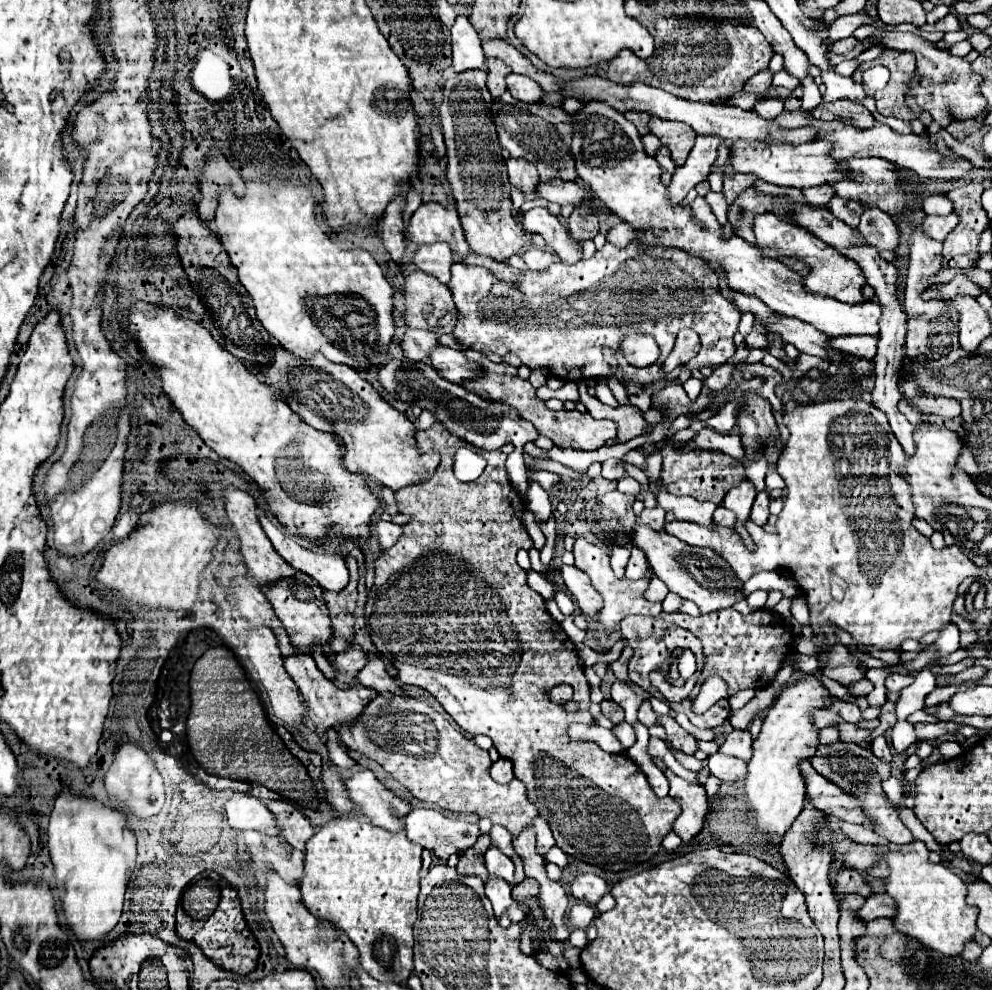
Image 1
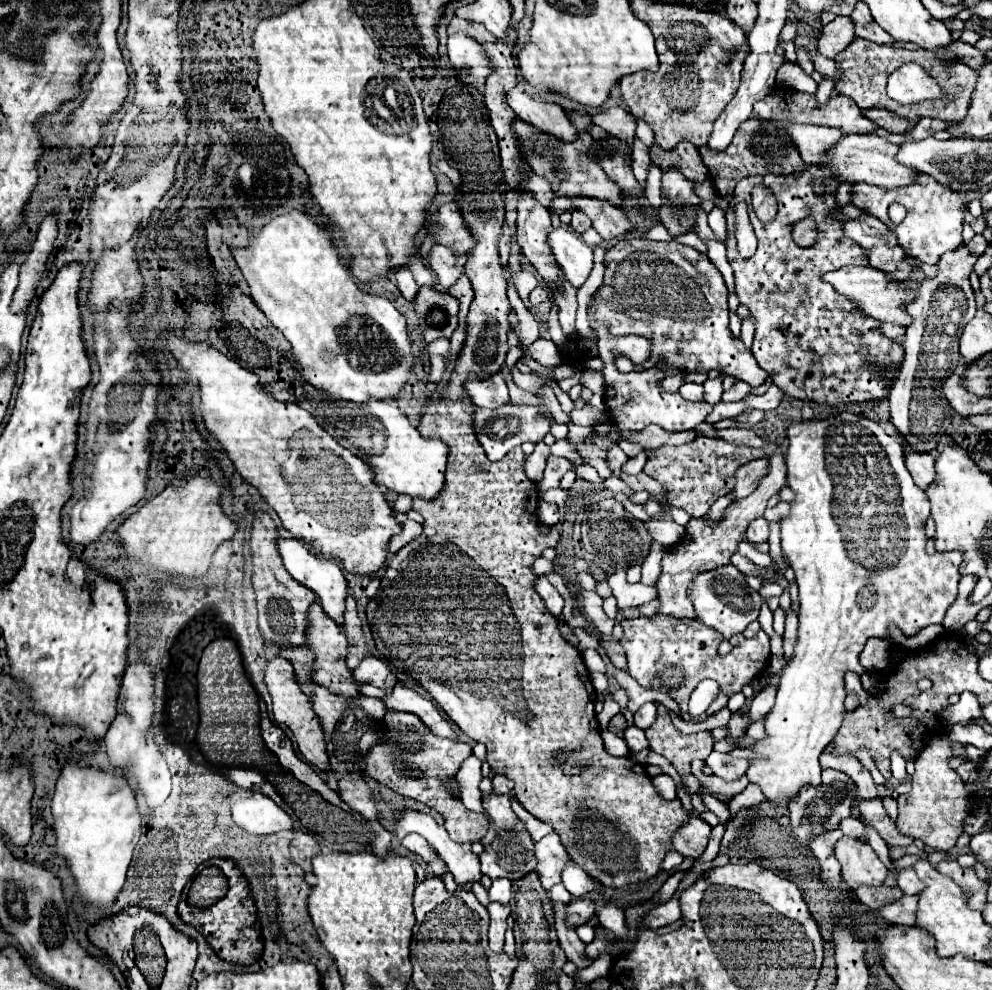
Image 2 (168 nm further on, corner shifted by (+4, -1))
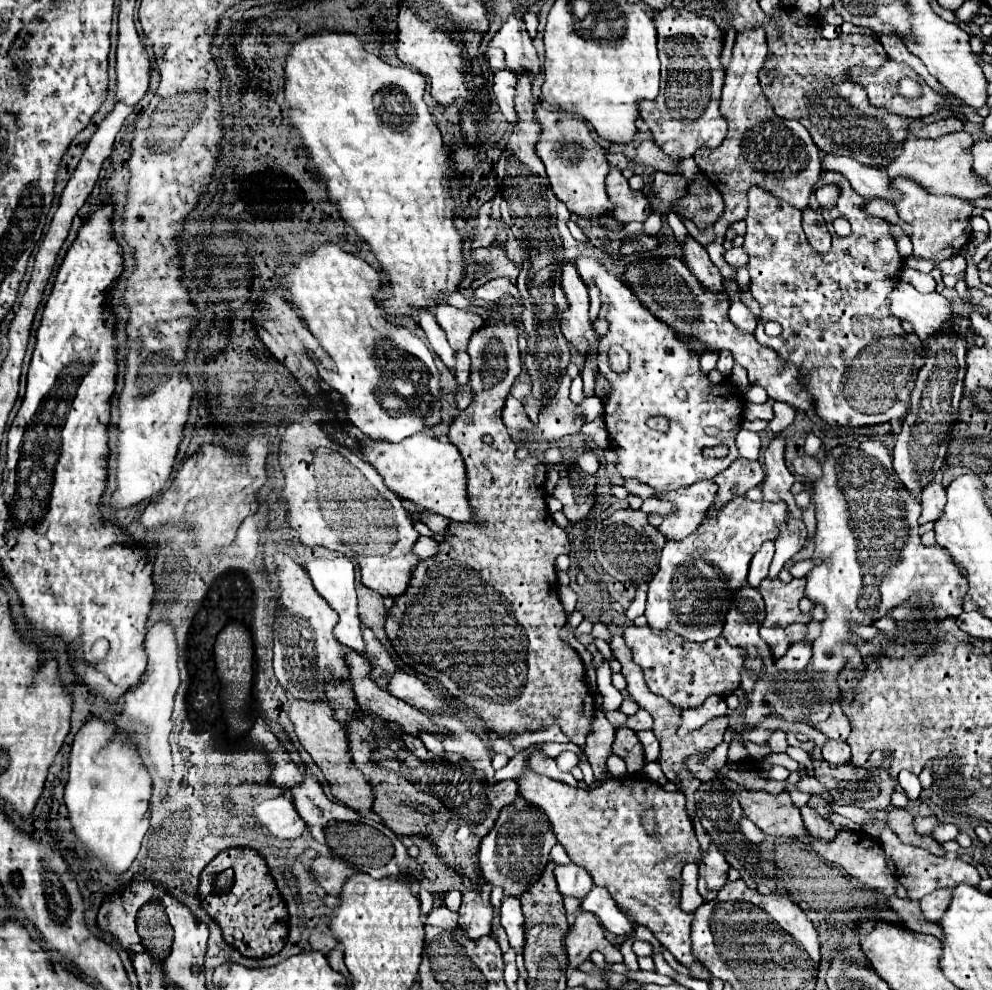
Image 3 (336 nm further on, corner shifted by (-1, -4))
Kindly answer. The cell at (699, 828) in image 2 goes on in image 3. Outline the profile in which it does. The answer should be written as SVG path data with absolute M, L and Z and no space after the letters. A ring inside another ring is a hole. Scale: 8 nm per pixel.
M711 845L703 855L703 863L699 865L699 895L703 901L713 901L717 897L727 883L727 871L729 865L725 857L719 853L717 845Z

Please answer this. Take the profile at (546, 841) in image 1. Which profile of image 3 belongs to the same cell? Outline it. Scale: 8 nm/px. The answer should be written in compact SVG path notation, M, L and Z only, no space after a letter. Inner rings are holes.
M571 863L567 867L557 865L555 879L557 879L559 891L563 897L581 899L581 897L585 897L585 893L589 893L589 889L593 889L593 879L589 877L589 873L575 863Z

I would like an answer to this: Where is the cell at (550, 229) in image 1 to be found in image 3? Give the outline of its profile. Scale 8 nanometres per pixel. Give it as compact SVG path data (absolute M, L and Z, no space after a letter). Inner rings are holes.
M579 257L575 265L581 279L585 283L593 279L601 291L601 301L609 303L609 331L601 337L607 339L607 353L611 343L619 343L631 357L629 369L621 375L611 369L607 359L607 379L613 385L613 395L605 403L605 423L611 449L617 453L619 475L623 479L637 479L665 493L689 487L701 479L713 479L717 473L725 471L739 457L735 437L743 421L743 393L729 383L711 383L707 375L701 373L699 353L681 341L669 325L653 317L629 287L599 261ZM655 415L671 419L671 429L667 433L653 431L645 425L645 421ZM705 427L721 429L721 437L709 437ZM719 443L729 445L729 455L725 459L705 459L701 455L703 447Z

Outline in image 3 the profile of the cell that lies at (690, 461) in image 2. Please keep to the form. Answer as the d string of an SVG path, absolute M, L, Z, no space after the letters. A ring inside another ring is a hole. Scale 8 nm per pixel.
M737 459L727 471L719 473L713 481L719 485L717 491L717 499L715 505L709 509L709 513L713 513L717 507L725 505L727 501L731 501L737 495L745 495L749 489L761 485L765 473L763 467L759 465L759 461L749 461L749 459Z

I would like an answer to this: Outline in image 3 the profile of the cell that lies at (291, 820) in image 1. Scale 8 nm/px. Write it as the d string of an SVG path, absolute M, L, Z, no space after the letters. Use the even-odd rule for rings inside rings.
M317 857L313 861L313 875L317 877L319 885L325 889L327 895L339 897L343 883L347 881L347 877L351 877L355 873L355 869L351 865L347 865L341 859L327 859L327 857Z

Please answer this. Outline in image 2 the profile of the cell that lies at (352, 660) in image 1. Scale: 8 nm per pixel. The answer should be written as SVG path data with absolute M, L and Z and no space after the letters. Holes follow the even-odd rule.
M374 656L364 658L364 662L360 662L360 666L356 666L356 670L352 670L352 674L358 682L366 682L376 688L392 688L398 682L394 672L382 660L378 660Z

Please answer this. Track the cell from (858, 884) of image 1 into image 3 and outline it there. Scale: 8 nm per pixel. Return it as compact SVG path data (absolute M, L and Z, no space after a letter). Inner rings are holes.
M893 895L893 897L889 899L889 905L891 905L891 909L903 919L903 923L905 923L907 929L917 931L917 933L929 933L929 935L935 935L937 939L943 941L941 925L937 925L935 921L929 921L929 919L923 917L921 907L919 907L919 901L899 899L899 897Z

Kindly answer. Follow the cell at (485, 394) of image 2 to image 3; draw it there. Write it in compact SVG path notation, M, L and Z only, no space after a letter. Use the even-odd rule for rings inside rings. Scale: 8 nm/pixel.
M513 395L507 397L507 403L503 407L503 421L505 421L505 425L509 429L517 429L517 431L519 429L531 429L533 427L531 419L523 411L523 405Z

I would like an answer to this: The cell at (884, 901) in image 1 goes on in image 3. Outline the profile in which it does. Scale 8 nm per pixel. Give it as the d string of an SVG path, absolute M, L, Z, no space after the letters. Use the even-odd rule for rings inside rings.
M945 887L945 889L939 889L939 891L933 891L929 895L925 895L921 899L921 911L927 919L931 921L939 921L949 905L949 895L951 895L953 887Z

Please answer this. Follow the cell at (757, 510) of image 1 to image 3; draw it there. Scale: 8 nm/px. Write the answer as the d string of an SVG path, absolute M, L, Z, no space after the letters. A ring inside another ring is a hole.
M767 541L763 543L763 547L757 551L757 555L753 557L751 561L751 567L749 567L749 577L747 577L747 583L755 589L759 589L759 583L769 575L769 565L771 565L771 559L773 559L773 543Z

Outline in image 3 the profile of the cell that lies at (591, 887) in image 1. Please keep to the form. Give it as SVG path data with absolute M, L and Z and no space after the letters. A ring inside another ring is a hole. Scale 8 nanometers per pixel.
M579 911L575 927L565 941L565 953L569 957L569 967L577 969L583 961L589 959L593 951L601 951L607 963L623 963L623 955L619 953L617 947L613 947L605 939L603 927L597 921L597 917L593 913Z

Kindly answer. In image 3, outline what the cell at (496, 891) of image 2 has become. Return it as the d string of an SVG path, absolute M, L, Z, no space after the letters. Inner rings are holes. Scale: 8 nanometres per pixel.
M507 897L501 905L501 925L507 931L509 945L515 953L523 953L525 945L525 917L517 897Z

